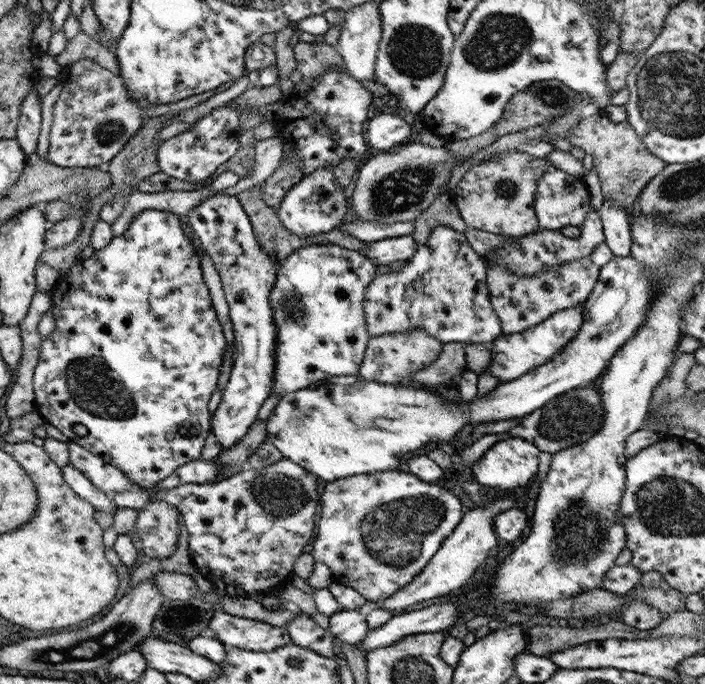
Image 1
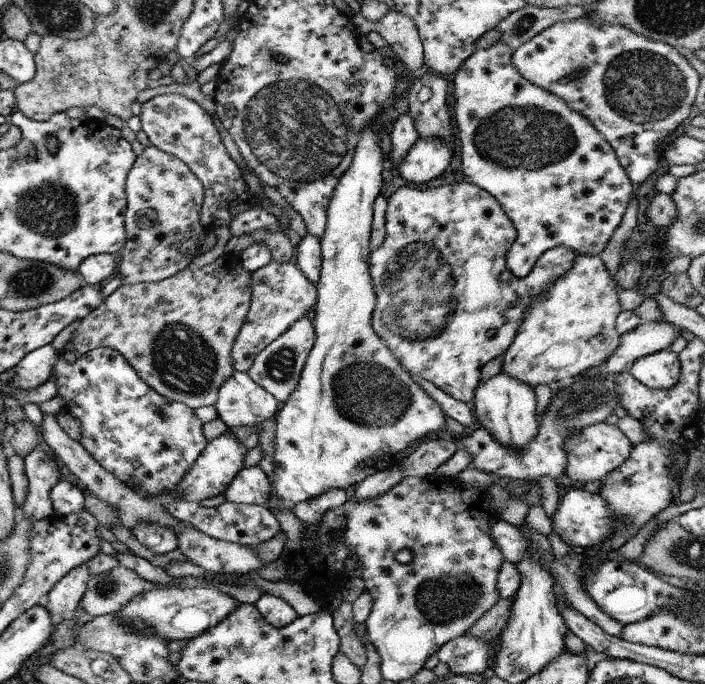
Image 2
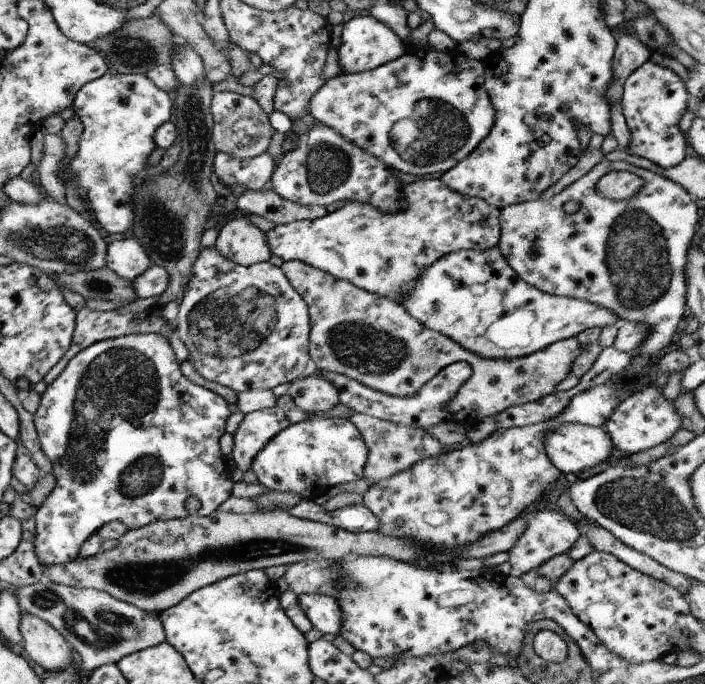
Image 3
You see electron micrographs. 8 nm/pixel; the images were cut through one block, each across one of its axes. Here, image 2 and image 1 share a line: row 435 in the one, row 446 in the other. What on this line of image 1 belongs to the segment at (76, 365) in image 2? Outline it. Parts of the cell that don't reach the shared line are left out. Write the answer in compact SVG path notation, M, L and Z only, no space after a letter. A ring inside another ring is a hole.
M143 210L133 217L122 235L113 237L102 249L94 250L86 259L80 259L64 274L56 278L49 291L51 298L51 314L55 318L53 331L43 338L39 345L39 361L32 374L32 390L35 411L45 422L57 428L71 443L75 443L89 452L99 455L105 464L115 466L127 474L127 478L137 484L141 490L151 489L156 482L173 474L174 470L200 458L205 436L210 431L210 414L207 401L217 386L221 358L226 348L222 328L217 314L208 296L208 289L203 282L203 274L199 266L199 258L191 241L183 236L181 220L171 212L159 210ZM73 424L85 426L85 436L73 433Z

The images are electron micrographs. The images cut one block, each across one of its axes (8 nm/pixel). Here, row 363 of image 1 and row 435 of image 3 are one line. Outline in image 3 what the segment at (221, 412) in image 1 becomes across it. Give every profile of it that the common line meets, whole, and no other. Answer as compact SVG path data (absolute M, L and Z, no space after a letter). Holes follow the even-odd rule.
M273 405L271 408L250 412L243 415L243 420L232 434L233 445L230 452L234 468L247 471L255 454L271 440L280 430L287 426L307 420L311 414L291 408L281 410Z

